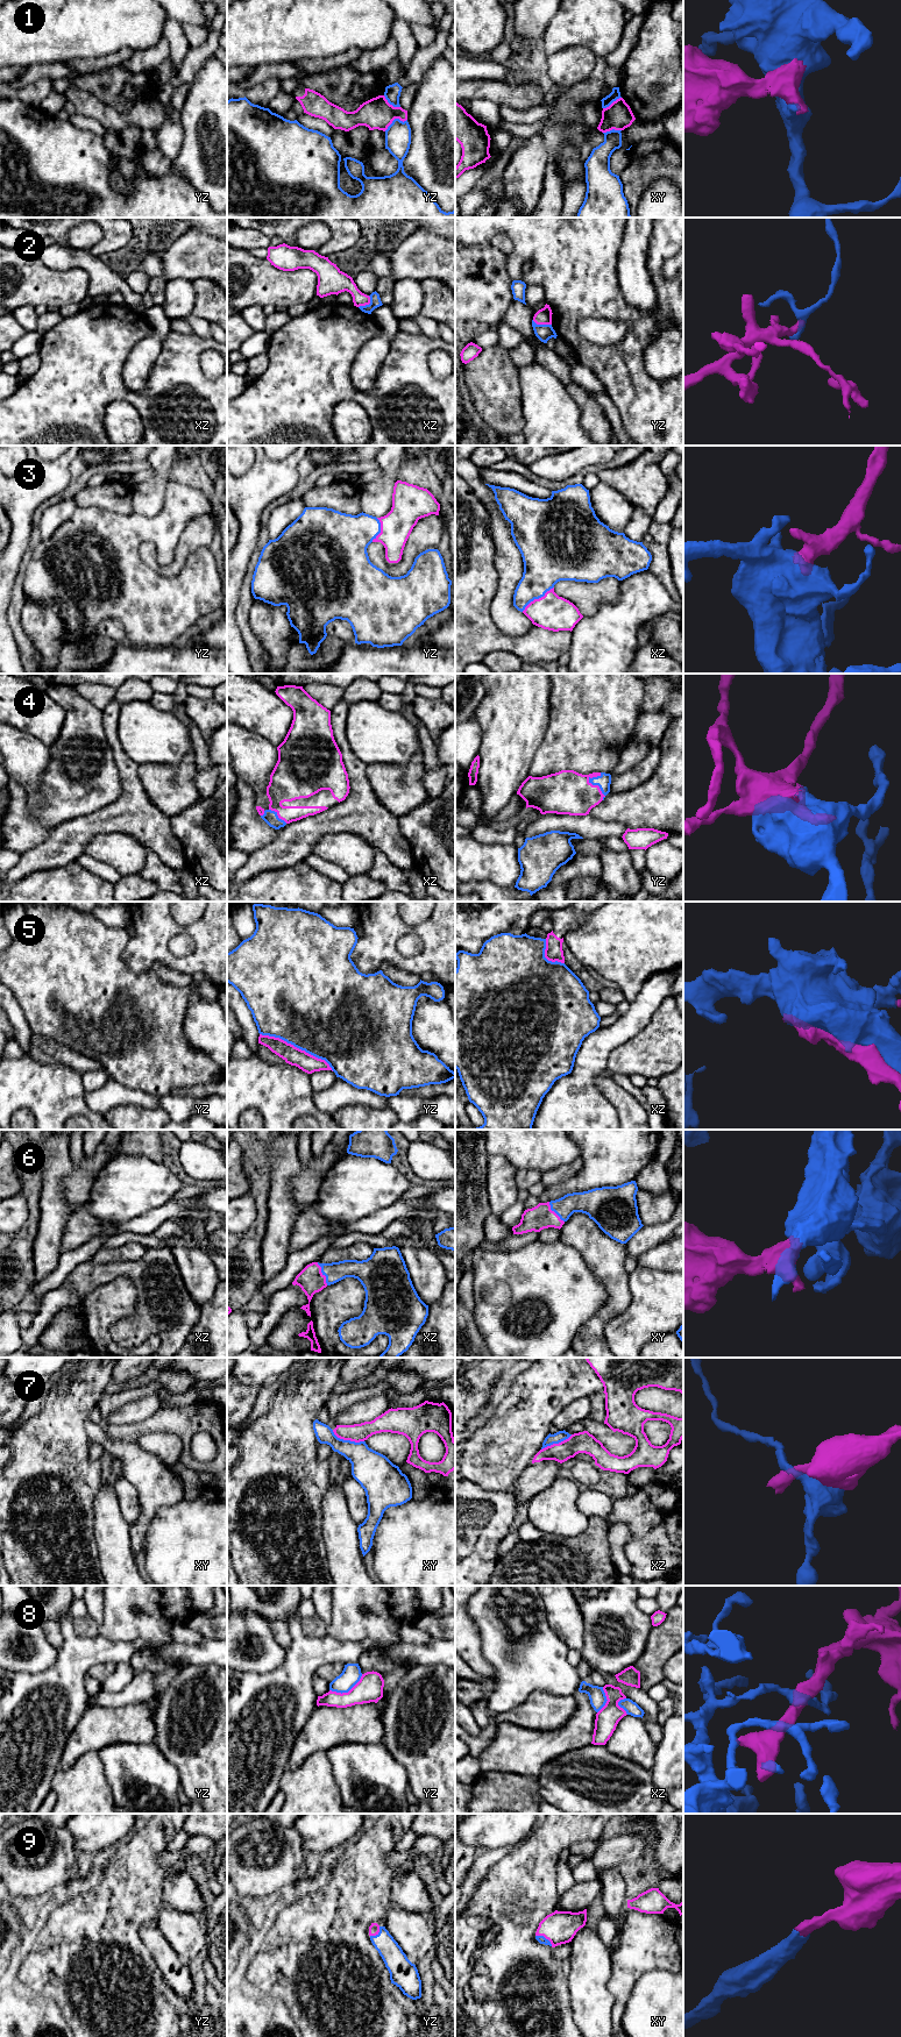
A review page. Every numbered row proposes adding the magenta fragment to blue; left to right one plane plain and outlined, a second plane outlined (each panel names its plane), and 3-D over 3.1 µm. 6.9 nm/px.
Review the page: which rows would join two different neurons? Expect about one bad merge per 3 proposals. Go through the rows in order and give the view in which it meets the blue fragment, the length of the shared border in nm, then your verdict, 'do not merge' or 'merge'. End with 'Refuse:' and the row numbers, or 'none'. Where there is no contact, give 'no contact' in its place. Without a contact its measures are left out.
1: yz | 180 nm | do not merge
2: xz | 120 nm | do not merge
3: xz | 280 nm | merge
4: yz | 190 nm | merge
5: yz | 550 nm | do not merge
6: xz | 180 nm | merge
7: xy | 240 nm | do not merge
8: yz | 260 nm | do not merge
9: xy | 140 nm | merge
Refuse: 1, 2, 5, 7, 8

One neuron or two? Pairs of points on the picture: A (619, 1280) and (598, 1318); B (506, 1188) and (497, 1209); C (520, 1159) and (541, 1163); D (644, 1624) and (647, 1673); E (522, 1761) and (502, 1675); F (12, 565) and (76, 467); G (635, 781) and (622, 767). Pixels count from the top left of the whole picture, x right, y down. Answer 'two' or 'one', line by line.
A: one
B: one
C: one
D: two
E: two
F: two
G: two

